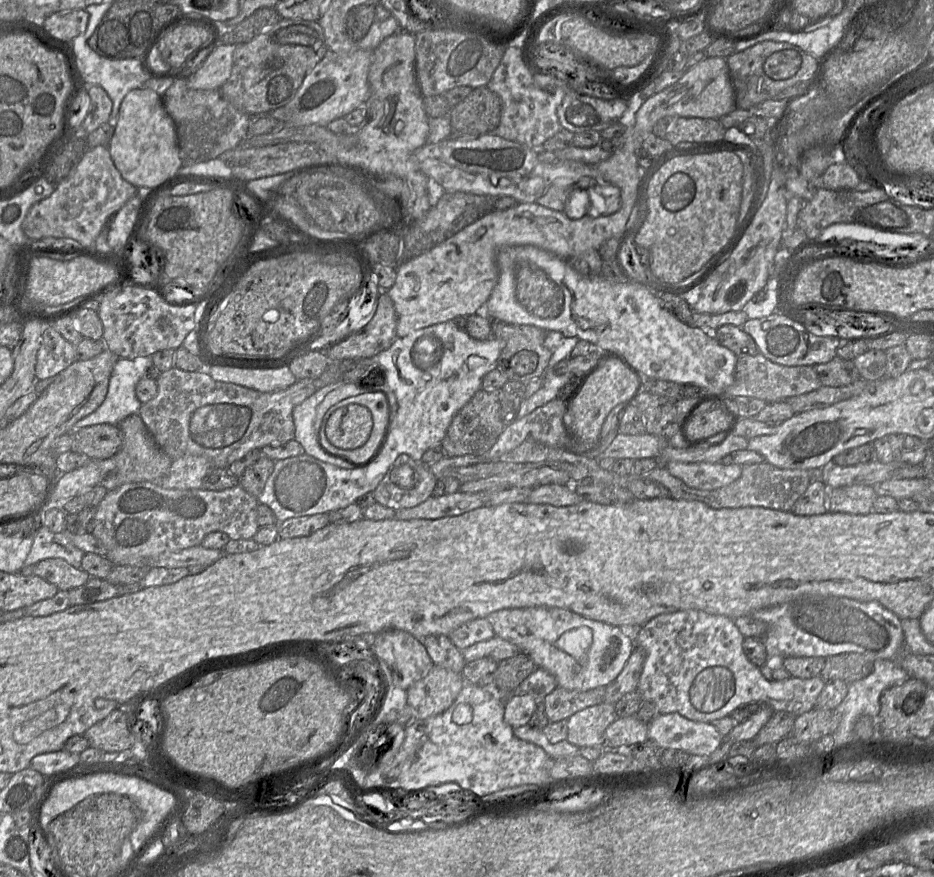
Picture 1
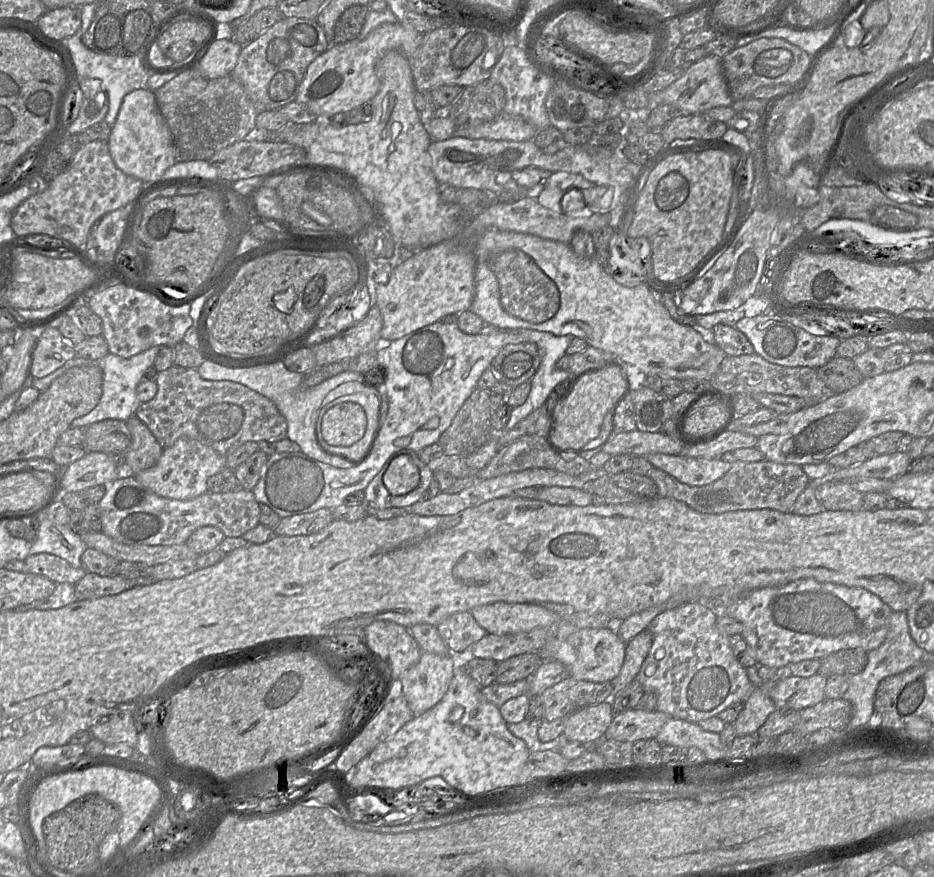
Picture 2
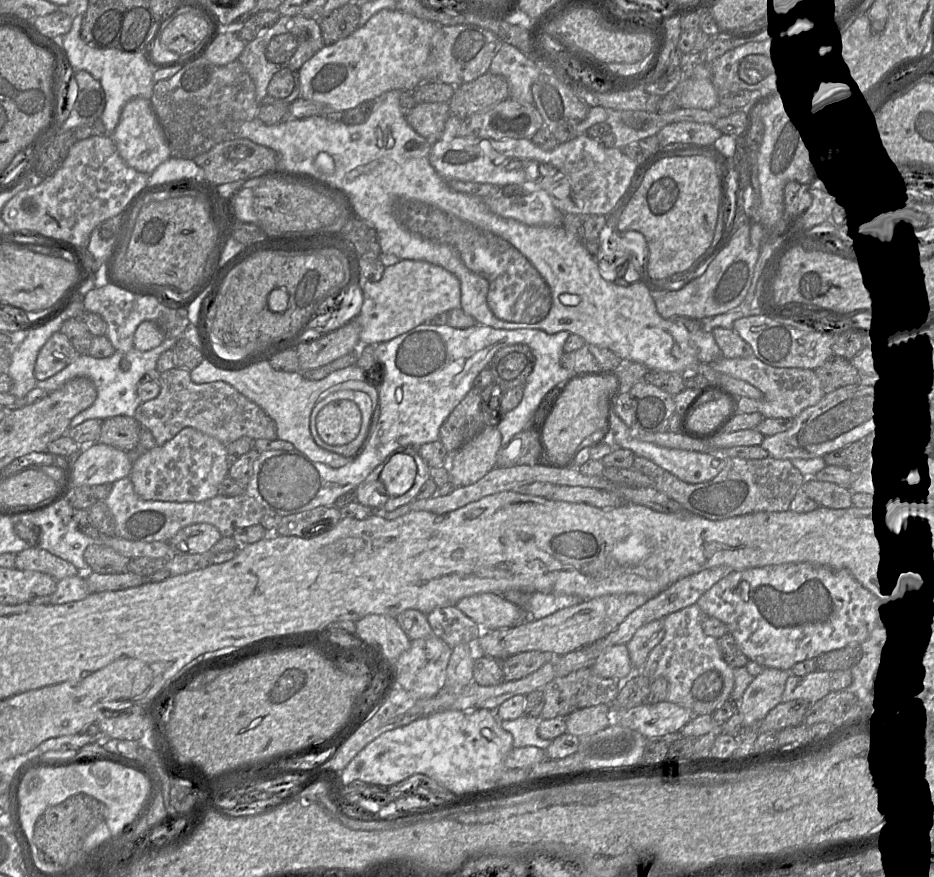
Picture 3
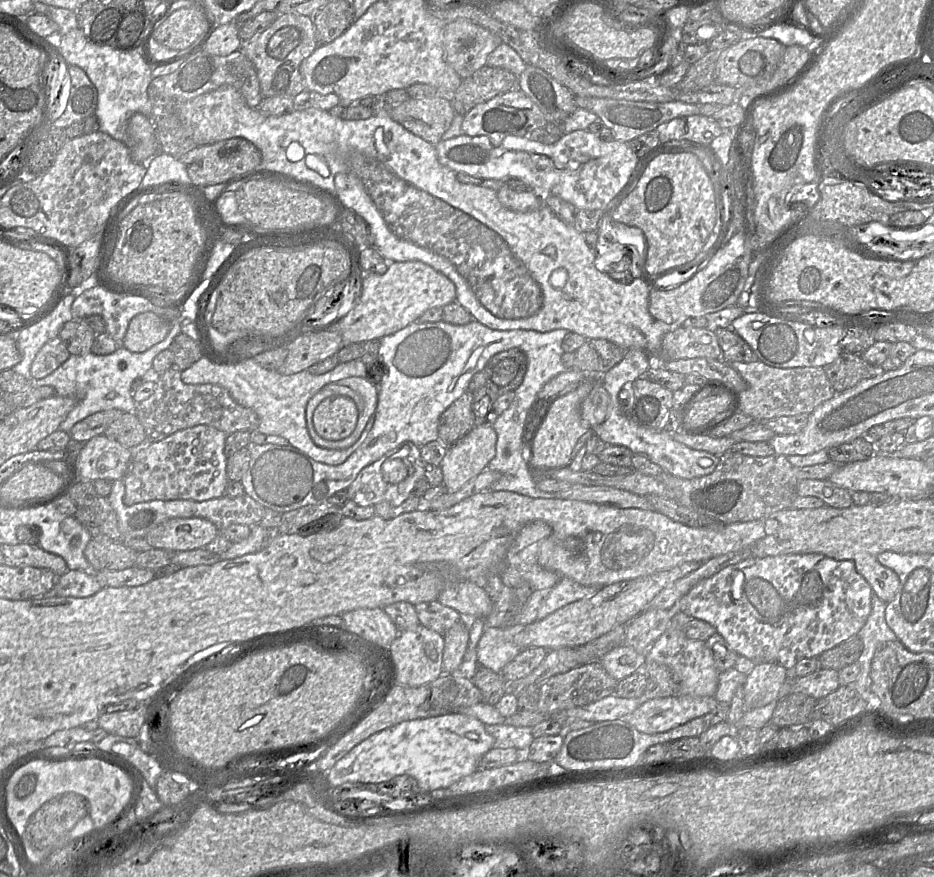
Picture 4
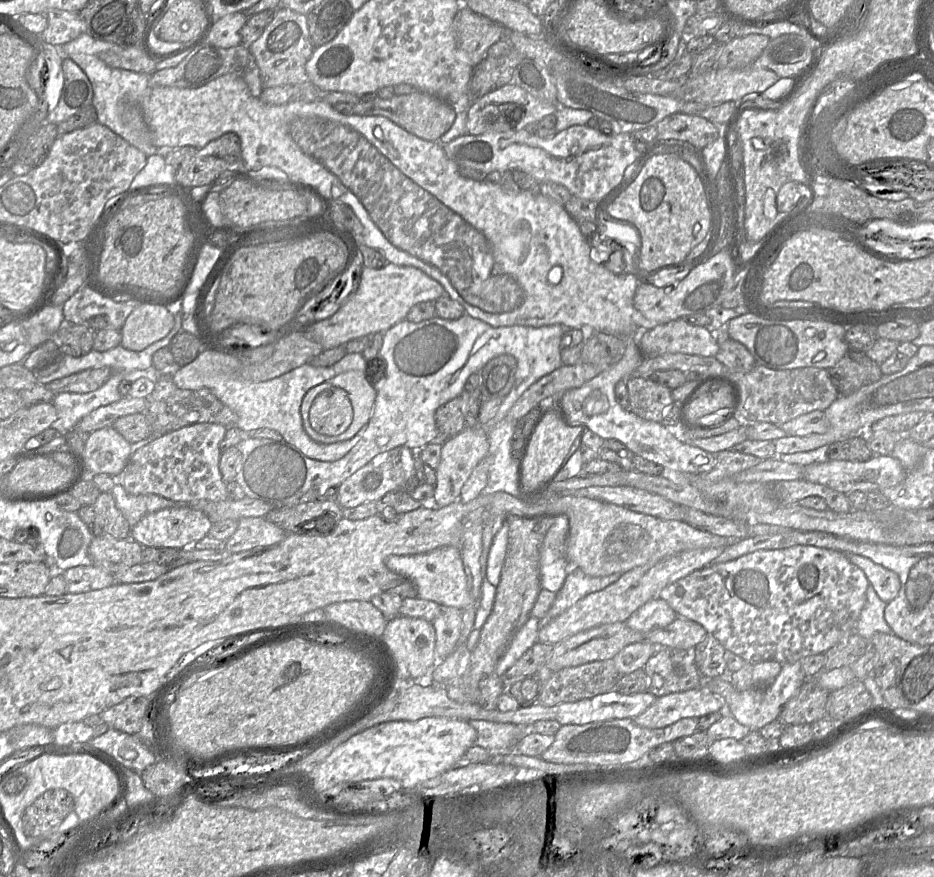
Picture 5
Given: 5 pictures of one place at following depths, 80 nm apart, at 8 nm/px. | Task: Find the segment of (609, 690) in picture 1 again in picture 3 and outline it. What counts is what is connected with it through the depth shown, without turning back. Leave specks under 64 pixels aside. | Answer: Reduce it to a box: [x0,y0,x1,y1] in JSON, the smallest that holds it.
[626,619,665,670]

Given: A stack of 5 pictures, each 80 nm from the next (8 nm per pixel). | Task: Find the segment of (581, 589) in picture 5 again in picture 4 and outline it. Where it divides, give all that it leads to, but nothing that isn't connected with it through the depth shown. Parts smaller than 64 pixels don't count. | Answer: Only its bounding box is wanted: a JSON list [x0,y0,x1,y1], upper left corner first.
[537,577,602,620]

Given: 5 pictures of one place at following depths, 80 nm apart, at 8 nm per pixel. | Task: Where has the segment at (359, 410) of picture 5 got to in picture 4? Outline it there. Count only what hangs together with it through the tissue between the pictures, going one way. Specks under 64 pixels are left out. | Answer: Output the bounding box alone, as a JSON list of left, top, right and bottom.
[307,376,378,448]

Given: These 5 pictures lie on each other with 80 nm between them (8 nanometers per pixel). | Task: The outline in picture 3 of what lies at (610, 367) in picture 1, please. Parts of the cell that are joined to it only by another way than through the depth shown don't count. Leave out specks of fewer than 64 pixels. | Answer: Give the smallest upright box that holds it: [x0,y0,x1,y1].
[541,371,618,464]

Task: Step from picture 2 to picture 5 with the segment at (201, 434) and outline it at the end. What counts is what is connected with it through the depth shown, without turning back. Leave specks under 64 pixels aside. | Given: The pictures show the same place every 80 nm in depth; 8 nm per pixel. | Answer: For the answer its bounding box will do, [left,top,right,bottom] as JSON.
[145,370,238,435]

